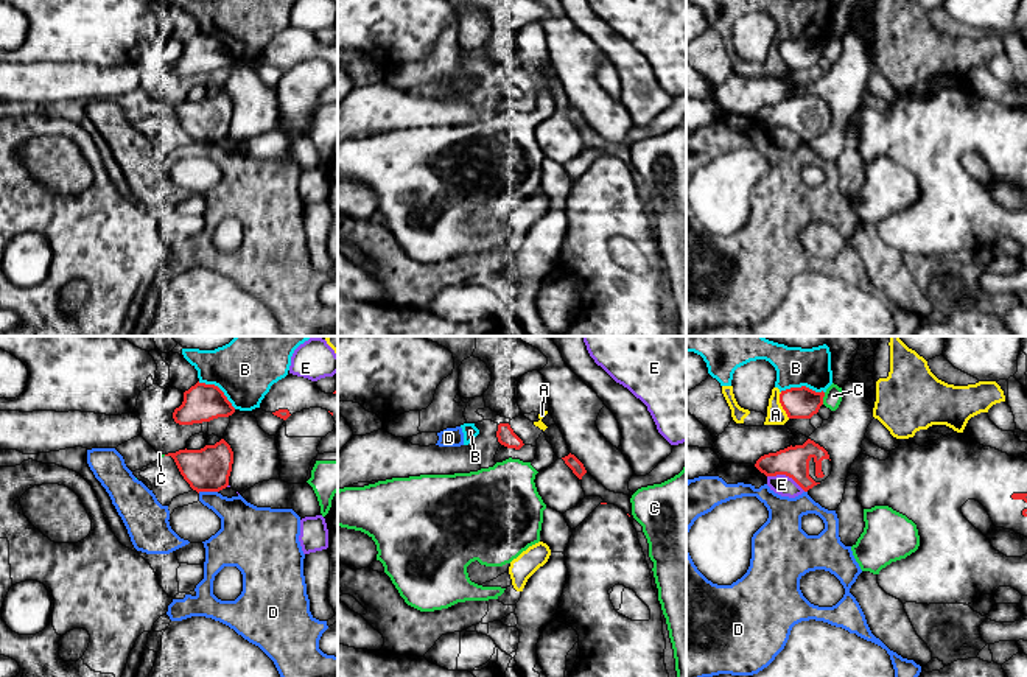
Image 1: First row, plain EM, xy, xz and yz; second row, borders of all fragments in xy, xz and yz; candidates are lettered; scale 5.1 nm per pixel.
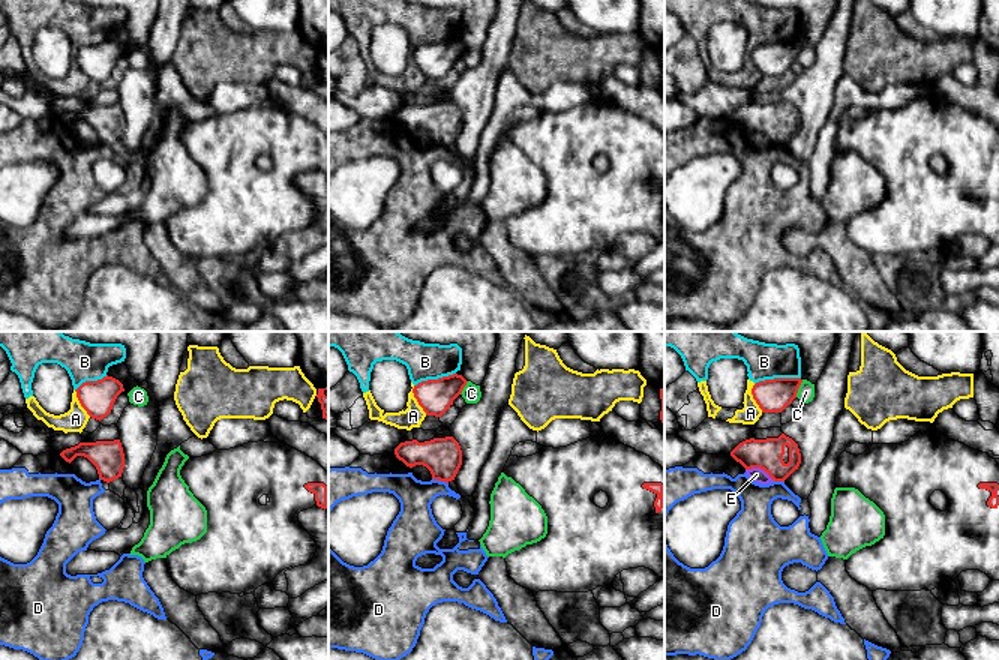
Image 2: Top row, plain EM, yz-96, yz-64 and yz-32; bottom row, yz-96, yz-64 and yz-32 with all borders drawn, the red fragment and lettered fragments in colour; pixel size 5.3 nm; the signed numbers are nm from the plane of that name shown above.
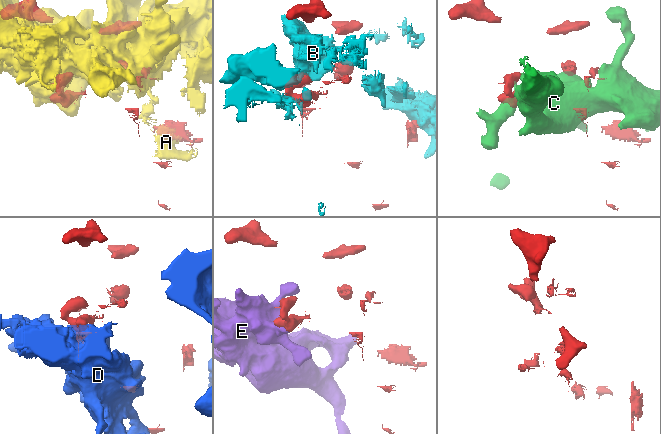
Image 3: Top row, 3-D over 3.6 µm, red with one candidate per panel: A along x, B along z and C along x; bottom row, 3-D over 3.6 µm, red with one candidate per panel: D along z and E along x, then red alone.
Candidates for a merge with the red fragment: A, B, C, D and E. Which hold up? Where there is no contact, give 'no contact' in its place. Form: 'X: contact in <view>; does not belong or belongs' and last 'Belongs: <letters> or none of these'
A: contact in yz; does not belong
B: contact in yz; does not belong
C: contact in yz; does not belong
D: contact in xy; does not belong
E: contact in yz; does not belong
Belongs: none of these

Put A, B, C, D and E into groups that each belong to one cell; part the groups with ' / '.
A B D / C / E

